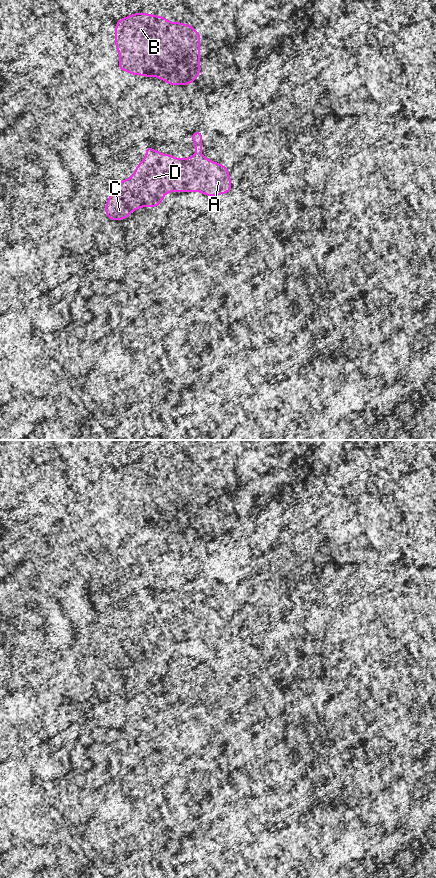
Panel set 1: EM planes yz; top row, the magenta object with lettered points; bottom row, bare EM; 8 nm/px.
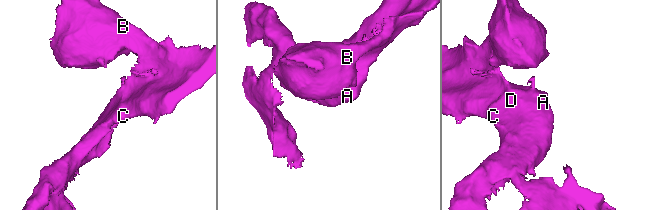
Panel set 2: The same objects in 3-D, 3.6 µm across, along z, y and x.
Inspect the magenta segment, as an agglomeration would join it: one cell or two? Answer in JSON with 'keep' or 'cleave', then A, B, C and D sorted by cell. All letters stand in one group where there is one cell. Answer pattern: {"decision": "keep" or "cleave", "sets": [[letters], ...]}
{"decision": "keep", "sets": [["A", "B", "C", "D"]]}

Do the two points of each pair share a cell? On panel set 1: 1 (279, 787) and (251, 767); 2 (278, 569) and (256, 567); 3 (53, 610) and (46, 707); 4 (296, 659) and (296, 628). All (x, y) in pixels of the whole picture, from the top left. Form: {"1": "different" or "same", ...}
{"1": "different", "2": "different", "3": "different", "4": "same"}

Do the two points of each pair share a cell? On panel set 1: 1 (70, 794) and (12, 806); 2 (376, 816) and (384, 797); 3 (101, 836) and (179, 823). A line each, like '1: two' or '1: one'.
1: two
2: one
3: two

